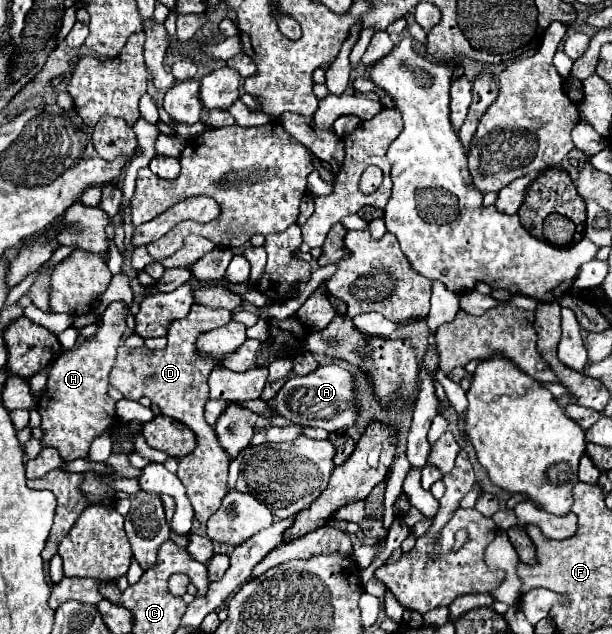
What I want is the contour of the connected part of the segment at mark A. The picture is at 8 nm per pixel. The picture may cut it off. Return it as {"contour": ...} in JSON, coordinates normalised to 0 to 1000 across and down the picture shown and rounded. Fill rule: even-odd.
{"contour":[[[526,576],[503,591],[480,591],[448,626],[448,642],[454,655],[484,670],[526,674],[539,683],[565,680],[582,661],[575,591],[565,582],[552,582],[552,576]]]}

